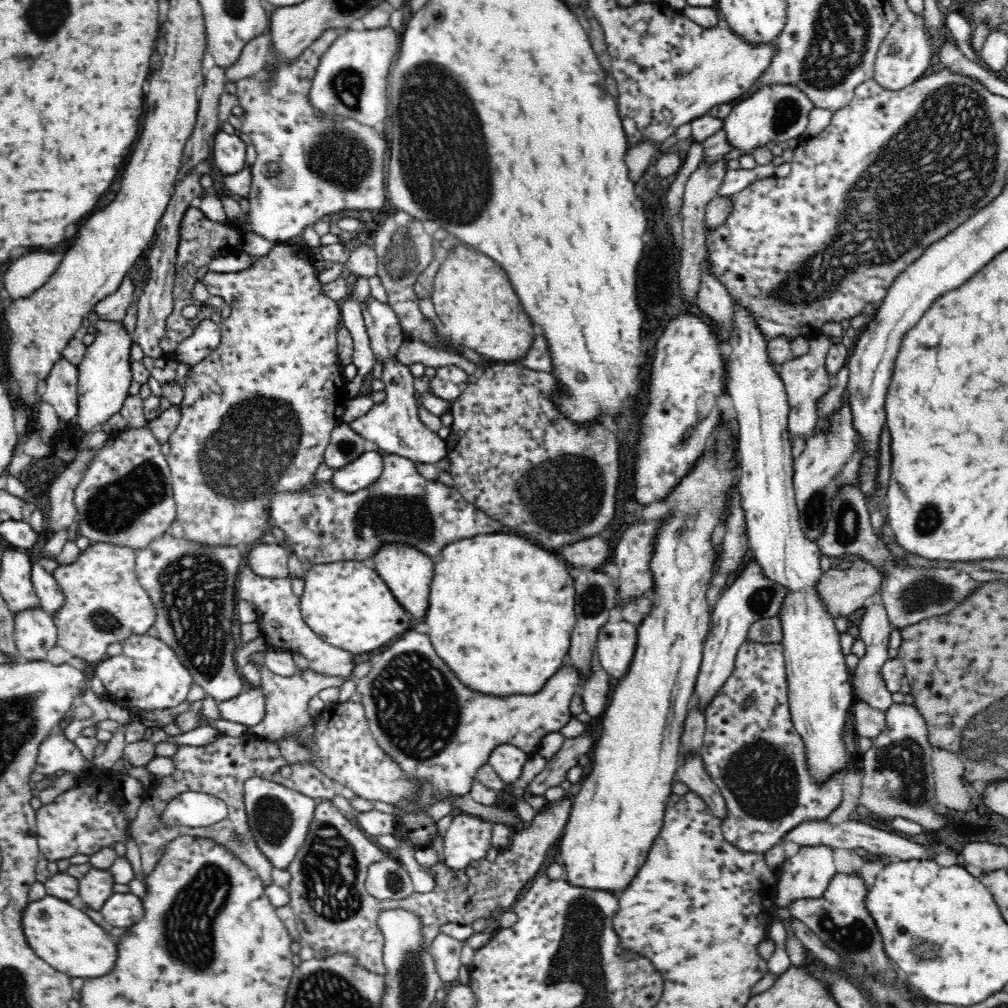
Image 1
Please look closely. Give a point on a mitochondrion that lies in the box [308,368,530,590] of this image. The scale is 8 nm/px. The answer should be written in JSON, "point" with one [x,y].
{"point":[374,518]}

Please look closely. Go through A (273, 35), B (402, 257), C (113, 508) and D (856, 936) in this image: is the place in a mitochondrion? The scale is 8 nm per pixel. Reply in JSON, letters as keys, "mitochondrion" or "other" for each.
{"A":"other","B":"mitochondrion","C":"mitochondrion","D":"mitochondrion"}

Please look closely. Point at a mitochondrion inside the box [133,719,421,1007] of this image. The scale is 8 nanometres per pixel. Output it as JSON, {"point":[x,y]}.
{"point":[188,923]}

